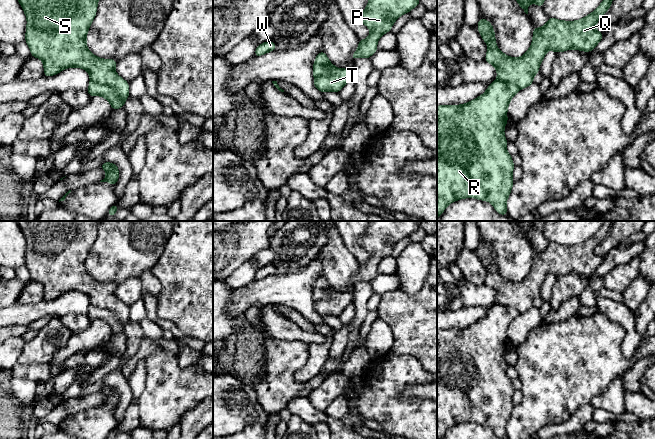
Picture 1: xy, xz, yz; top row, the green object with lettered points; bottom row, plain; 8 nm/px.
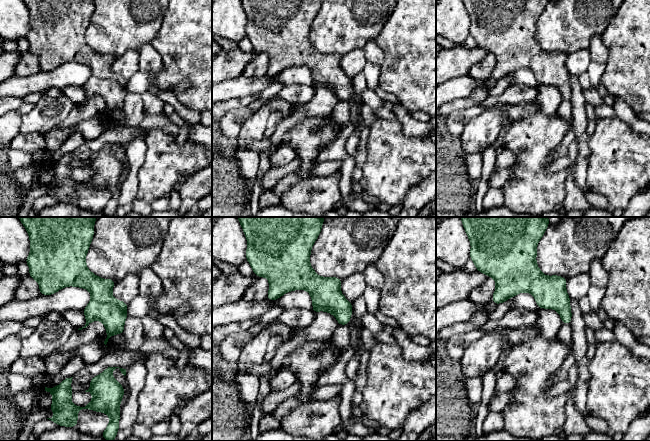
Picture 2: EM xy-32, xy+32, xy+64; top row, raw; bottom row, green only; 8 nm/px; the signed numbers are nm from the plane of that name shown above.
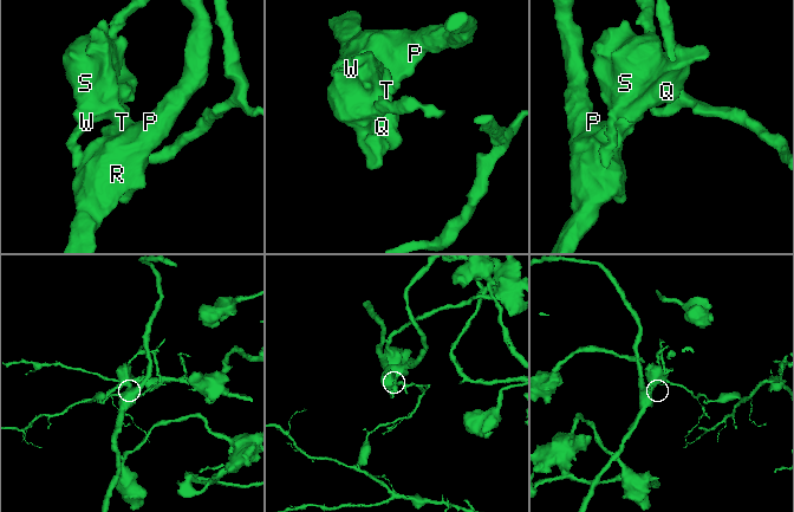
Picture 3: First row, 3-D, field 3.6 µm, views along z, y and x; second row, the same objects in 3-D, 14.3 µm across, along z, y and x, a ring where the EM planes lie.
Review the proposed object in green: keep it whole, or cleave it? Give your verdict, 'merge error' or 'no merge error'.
merge error

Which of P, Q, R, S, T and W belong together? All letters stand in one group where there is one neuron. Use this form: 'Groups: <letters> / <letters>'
Groups: P R / Q S T W

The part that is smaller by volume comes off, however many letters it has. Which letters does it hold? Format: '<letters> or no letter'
P, R

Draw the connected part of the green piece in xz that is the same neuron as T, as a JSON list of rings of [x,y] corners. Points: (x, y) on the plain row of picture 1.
[[[342,292],[332,294],[318,301],[314,301],[314,310],[320,316],[337,316],[345,310],[345,308],[353,303],[353,295]]]

